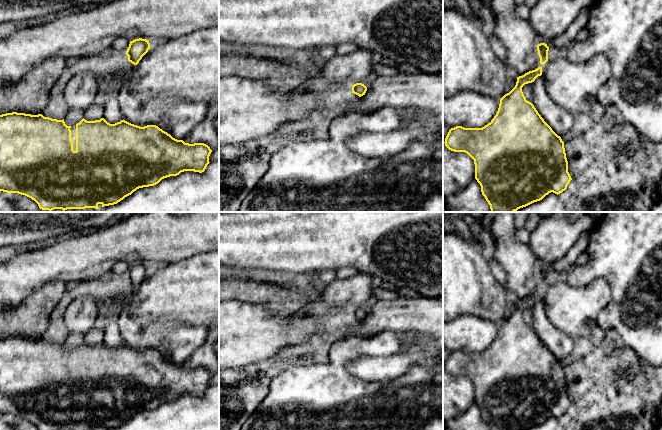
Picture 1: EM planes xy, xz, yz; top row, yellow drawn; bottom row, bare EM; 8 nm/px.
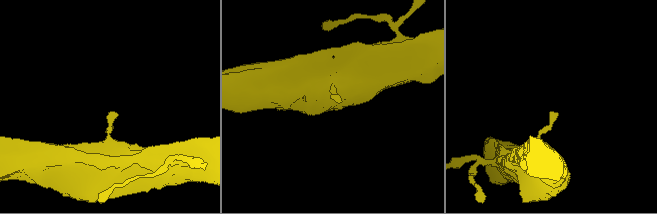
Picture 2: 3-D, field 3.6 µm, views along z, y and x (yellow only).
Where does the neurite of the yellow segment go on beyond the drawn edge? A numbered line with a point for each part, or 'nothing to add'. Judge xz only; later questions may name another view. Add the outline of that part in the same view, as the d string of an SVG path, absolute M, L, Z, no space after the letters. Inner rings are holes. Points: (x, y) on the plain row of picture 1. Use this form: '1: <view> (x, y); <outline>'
nothing to add

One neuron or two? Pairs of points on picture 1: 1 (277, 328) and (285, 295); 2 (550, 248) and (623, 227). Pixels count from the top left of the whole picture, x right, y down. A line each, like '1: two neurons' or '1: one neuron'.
1: two neurons
2: two neurons

